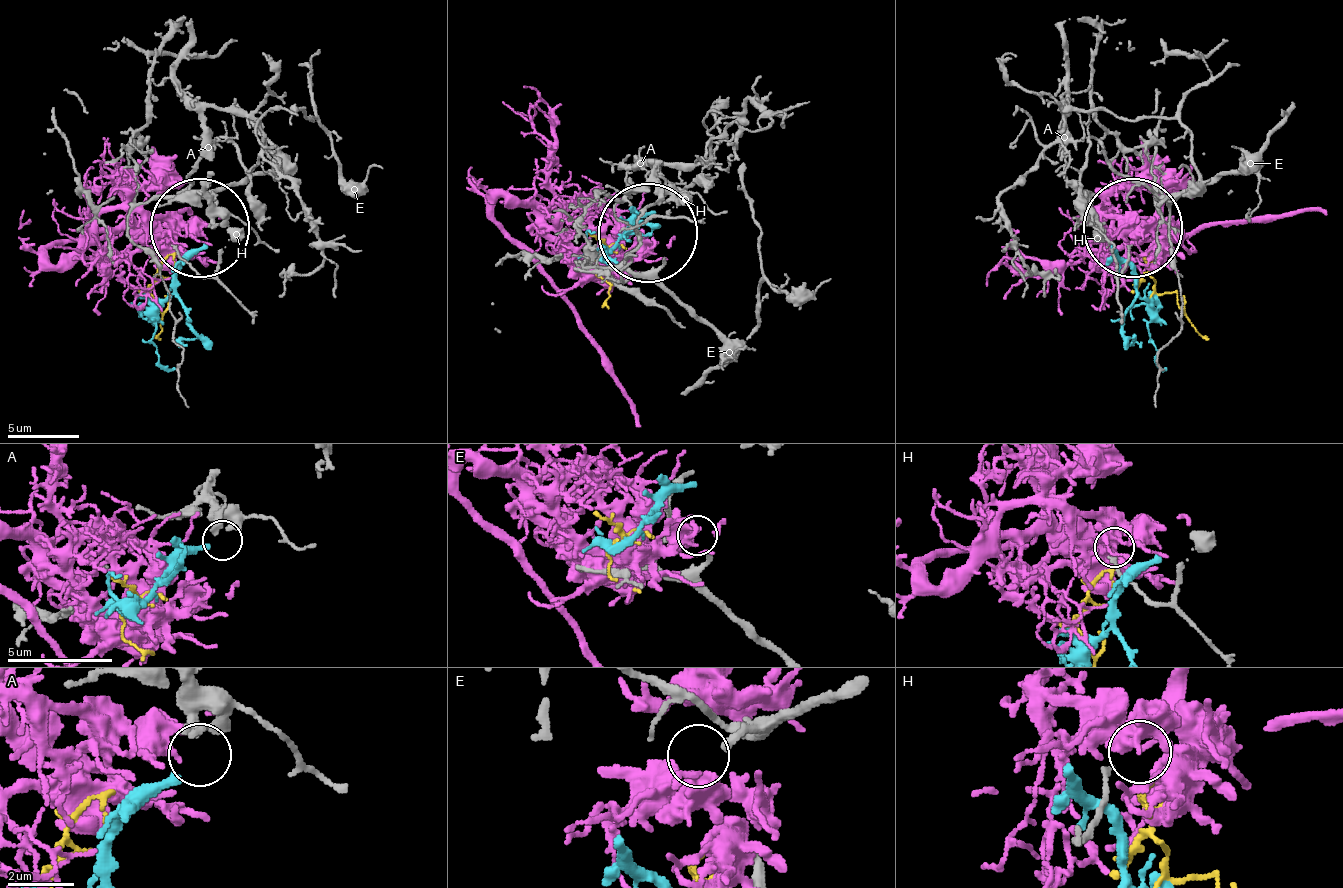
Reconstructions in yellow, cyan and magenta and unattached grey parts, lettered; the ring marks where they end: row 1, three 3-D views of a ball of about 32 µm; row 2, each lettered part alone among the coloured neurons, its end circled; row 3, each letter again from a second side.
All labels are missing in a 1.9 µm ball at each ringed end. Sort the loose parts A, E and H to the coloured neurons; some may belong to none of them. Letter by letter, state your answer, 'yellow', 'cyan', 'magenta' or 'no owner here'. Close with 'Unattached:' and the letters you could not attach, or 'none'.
A: cyan
E: no owner here
H: no owner here
Unattached: E, H

